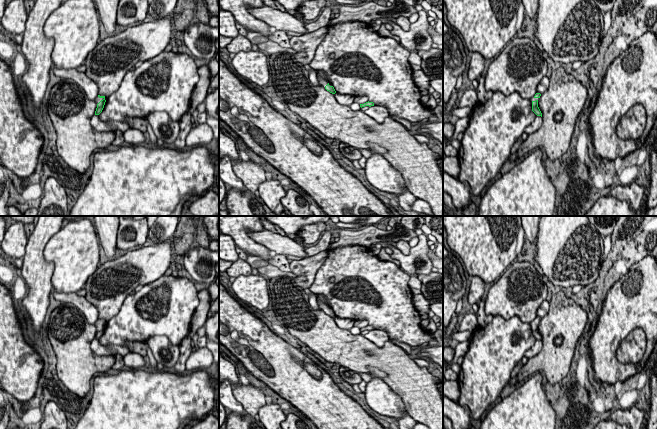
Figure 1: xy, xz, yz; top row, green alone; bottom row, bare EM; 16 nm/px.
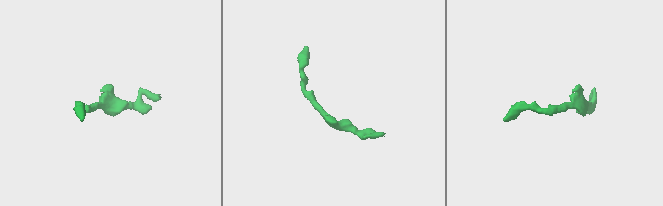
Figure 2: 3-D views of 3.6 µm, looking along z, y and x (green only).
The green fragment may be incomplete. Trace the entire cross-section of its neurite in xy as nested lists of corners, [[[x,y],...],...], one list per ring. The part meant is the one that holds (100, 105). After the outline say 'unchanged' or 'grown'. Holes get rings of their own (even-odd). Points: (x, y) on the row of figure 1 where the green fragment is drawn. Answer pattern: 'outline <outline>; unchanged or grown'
outline [[[98,95],[95,98],[95,102],[96,102],[96,106],[97,106],[95,115],[99,115],[102,112],[105,102],[106,102],[106,99],[107,99],[107,97],[102,96],[102,95]]]; grown

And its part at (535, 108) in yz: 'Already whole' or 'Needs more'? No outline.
Needs more

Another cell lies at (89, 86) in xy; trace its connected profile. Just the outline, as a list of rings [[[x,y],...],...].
[[[52,64],[51,69],[55,76],[73,80],[78,84],[85,91],[89,100],[95,100],[98,96],[97,84],[88,78],[85,73],[79,72],[76,69],[59,69],[54,64]]]

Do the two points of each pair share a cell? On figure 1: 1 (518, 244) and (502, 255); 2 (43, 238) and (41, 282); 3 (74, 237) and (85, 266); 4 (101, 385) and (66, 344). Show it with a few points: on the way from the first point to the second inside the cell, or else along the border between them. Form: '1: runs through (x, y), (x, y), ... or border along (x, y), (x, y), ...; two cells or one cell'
1: runs through (514, 245), (506, 252); one cell
2: runs through (37, 249), (37, 271); one cell
3: runs through (75, 244), (75, 256), (78, 259); one cell
4: border along (107, 372), (100, 374); two cells

